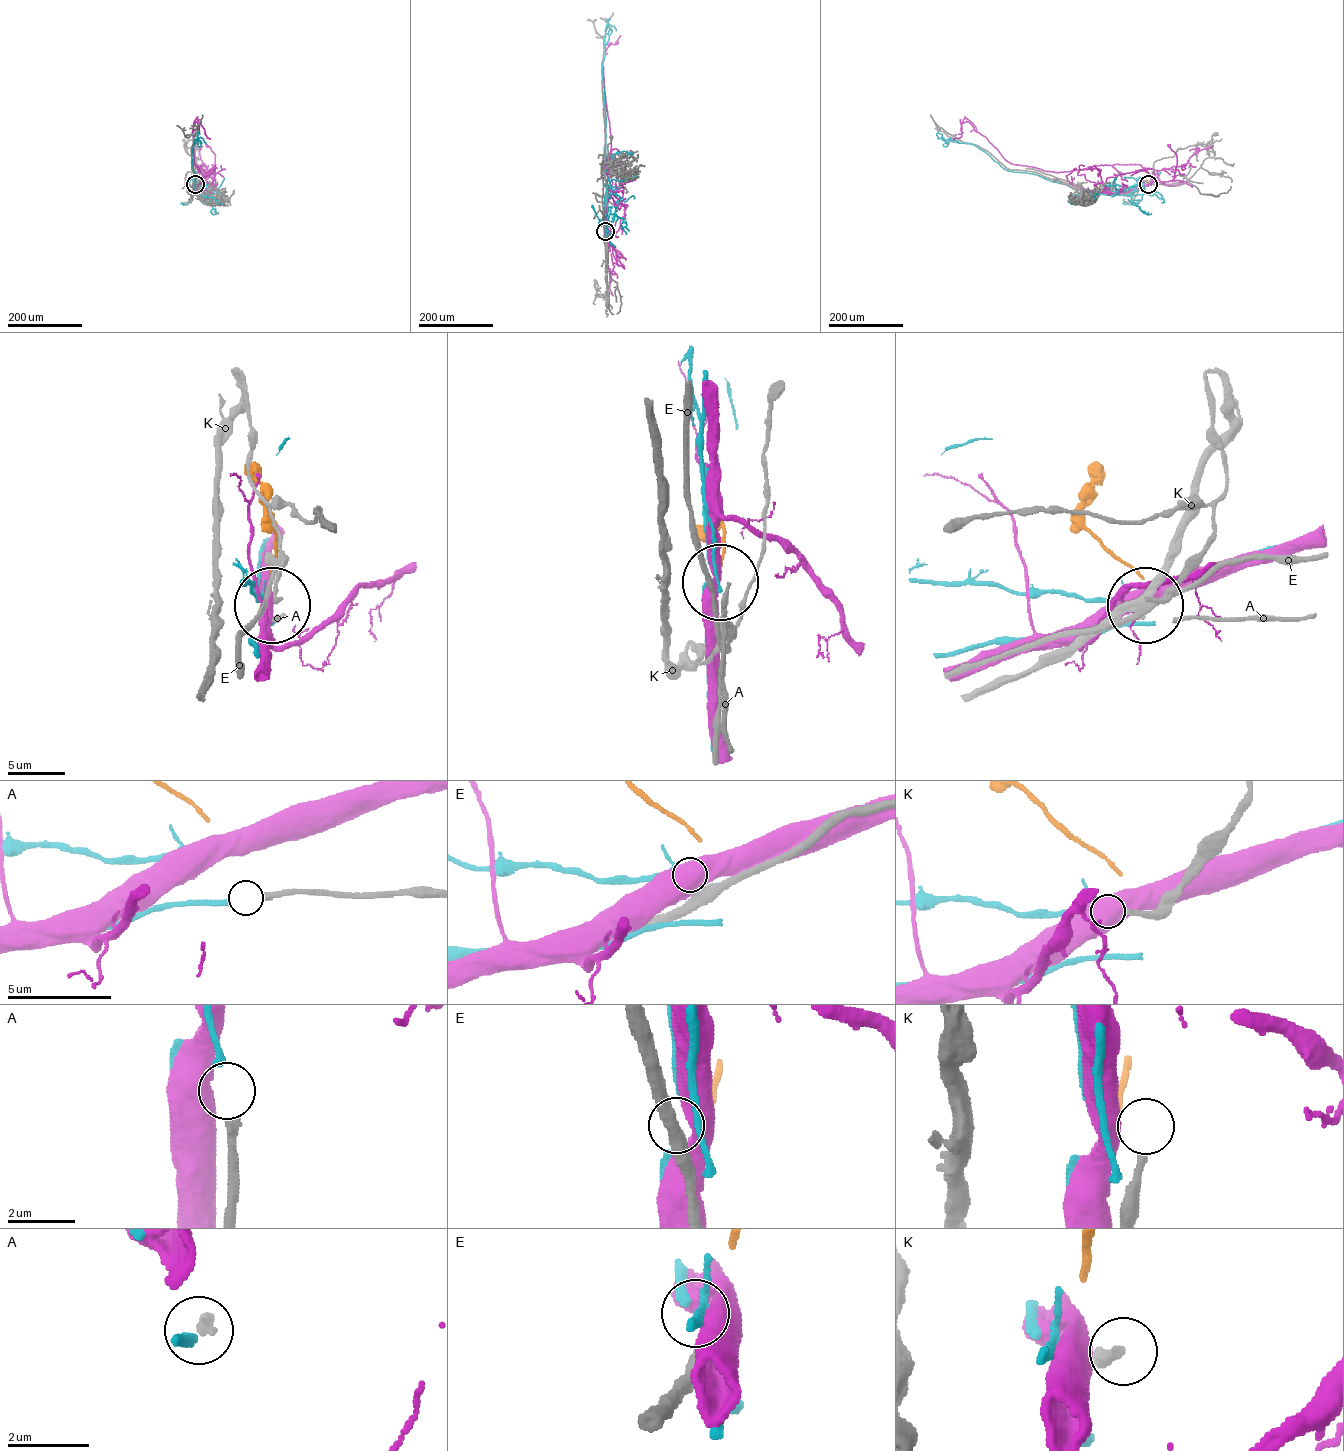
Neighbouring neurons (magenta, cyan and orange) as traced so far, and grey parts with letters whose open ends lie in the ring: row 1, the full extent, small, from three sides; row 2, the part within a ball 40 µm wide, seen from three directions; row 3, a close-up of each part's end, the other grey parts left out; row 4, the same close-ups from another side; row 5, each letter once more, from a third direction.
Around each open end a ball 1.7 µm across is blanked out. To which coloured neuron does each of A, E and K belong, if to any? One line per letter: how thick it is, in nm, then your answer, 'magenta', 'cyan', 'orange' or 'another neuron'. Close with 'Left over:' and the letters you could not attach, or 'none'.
A: 260 nm | cyan
E: 420 nm | another neuron
K: 220 nm | another neuron
Left over: E, K

